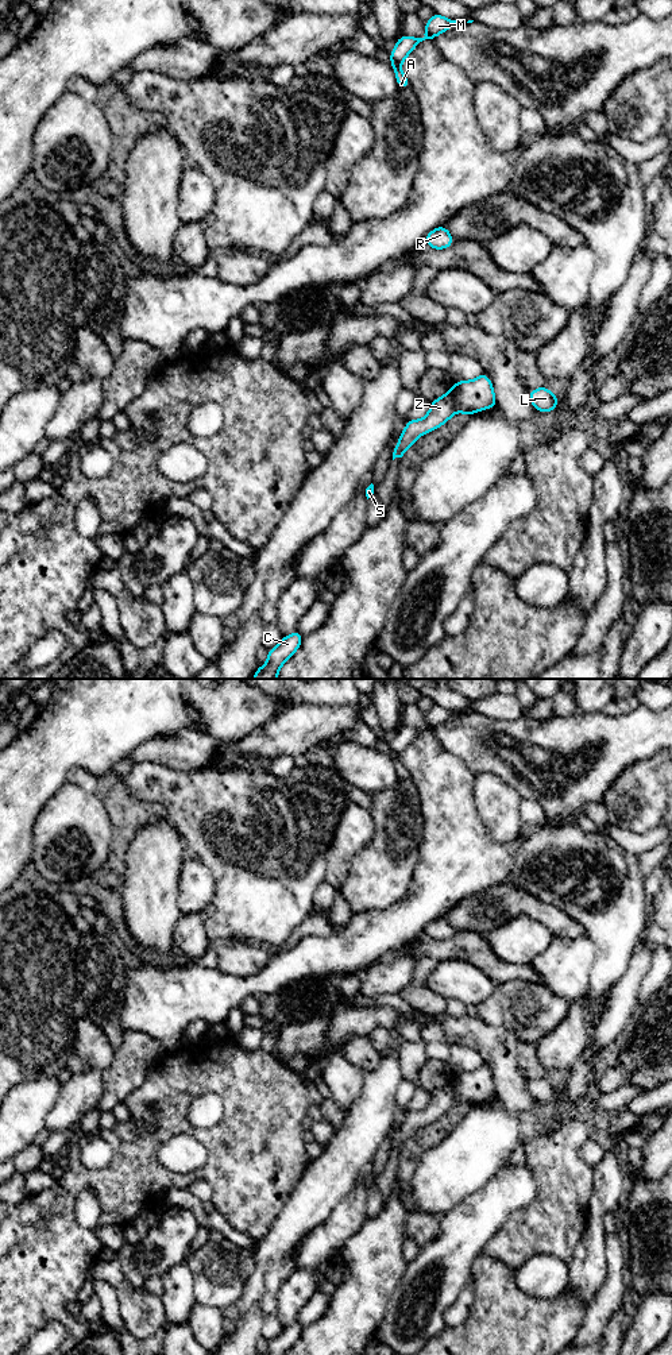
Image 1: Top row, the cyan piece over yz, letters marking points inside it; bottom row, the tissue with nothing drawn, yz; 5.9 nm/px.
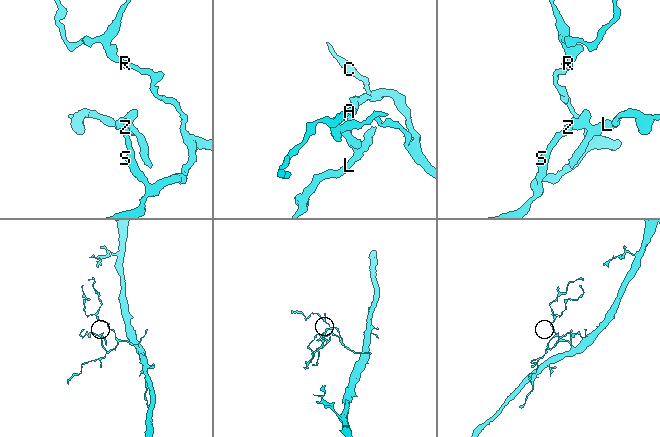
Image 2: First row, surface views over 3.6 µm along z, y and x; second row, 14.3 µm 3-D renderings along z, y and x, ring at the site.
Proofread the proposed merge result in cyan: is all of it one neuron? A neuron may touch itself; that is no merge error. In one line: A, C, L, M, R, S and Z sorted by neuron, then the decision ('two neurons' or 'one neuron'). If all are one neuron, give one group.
groups A C M R S Z / L; two neurons

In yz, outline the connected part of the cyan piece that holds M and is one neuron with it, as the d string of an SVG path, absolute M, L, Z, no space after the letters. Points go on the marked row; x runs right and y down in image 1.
M433 13L433 16L425 23L425 36L424 38L414 38L402 35L397 43L393 51L390 53L390 63L395 73L395 81L398 84L398 88L402 89L410 89L410 82L403 74L401 69L401 63L403 59L414 50L414 47L425 40L425 39L433 39L441 32L447 31L451 27L463 24L460 20L452 20L447 19L439 13Z

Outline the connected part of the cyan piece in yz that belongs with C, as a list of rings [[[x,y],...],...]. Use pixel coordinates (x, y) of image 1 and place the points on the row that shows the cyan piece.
[[[297,630],[290,636],[282,637],[277,646],[267,651],[267,664],[259,665],[252,679],[277,679],[279,668],[297,652],[302,638],[304,636]]]

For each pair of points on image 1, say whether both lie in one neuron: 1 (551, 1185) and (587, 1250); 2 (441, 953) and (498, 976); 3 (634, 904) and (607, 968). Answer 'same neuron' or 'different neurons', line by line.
1: different neurons
2: same neuron
3: same neuron

